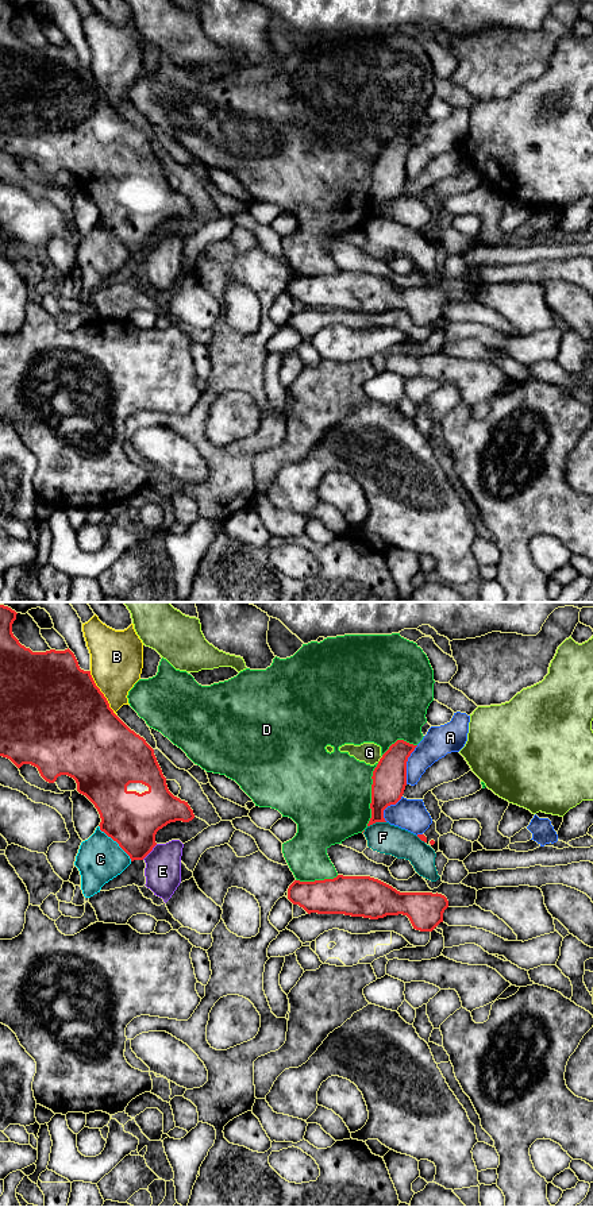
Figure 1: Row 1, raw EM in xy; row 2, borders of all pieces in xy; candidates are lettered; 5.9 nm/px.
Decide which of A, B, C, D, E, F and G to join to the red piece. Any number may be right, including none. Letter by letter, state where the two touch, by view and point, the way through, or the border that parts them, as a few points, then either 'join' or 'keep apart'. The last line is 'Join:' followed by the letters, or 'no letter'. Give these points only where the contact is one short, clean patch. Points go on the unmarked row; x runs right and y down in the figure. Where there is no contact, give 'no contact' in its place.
A: xy (405, 159) | keep apart
B: xy (103, 89) | keep apart
C: xy (115, 235) | keep apart
D: xy (372, 189) | keep apart
E: xy (149, 247) | keep apart
F: xy (376, 216) | along xy (385, 216), (377, 216), (368, 222) | keep apart
G: xy (380, 154) | keep apart
Join: no letter

